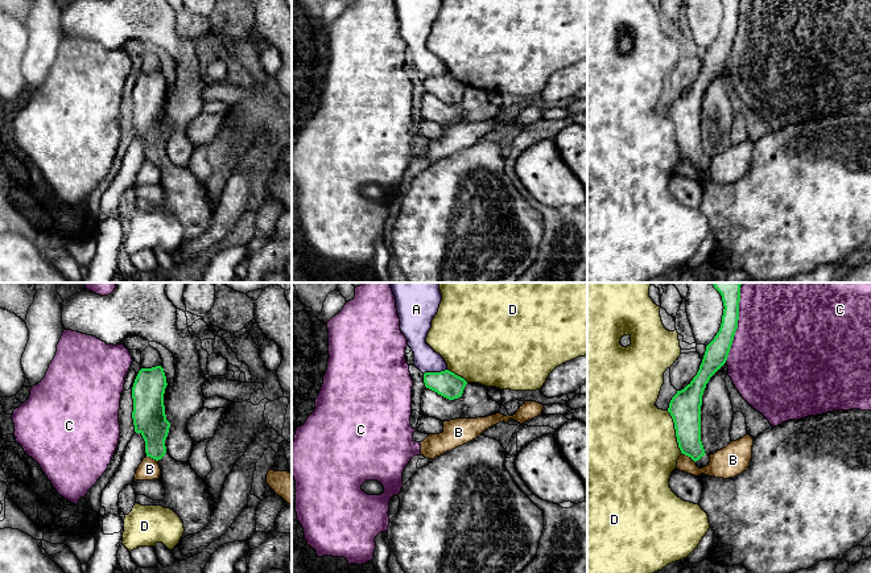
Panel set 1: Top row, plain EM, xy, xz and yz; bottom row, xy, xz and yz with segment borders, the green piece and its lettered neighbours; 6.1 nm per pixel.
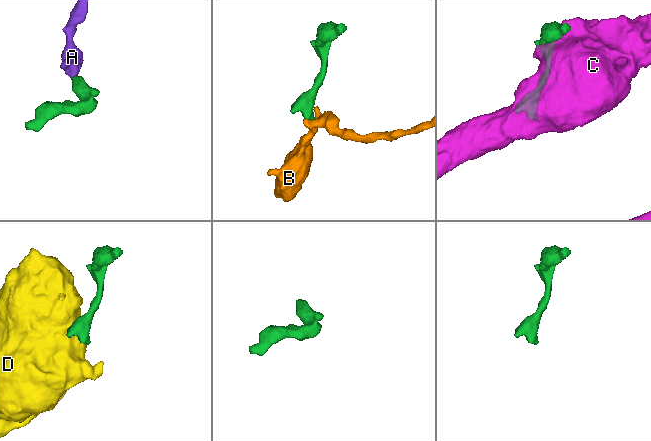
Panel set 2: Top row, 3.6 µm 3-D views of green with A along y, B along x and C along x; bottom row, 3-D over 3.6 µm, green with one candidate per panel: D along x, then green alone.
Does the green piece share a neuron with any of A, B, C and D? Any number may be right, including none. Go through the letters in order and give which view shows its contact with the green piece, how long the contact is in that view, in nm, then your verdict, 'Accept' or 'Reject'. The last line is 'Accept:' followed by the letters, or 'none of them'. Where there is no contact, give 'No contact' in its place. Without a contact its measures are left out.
A: Touches green in xz. Shared border 150 nm. Reject
B: Touches green in yz. Shared border 100 nm. Reject
C: Touches green in yz. Shared border 460 nm. Reject
D: Touches green in yz. Shared border 280 nm. Reject
Accept: none of them

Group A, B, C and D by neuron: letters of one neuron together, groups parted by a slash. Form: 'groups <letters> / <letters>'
groups A / B / C / D

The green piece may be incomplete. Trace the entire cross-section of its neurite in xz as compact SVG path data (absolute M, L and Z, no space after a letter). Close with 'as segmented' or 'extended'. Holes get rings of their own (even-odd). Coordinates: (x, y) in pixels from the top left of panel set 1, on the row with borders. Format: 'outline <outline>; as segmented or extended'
outline M449 370L441 372L425 372L424 383L426 388L449 400L461 397L467 384L463 378L455 375Z; as segmented

